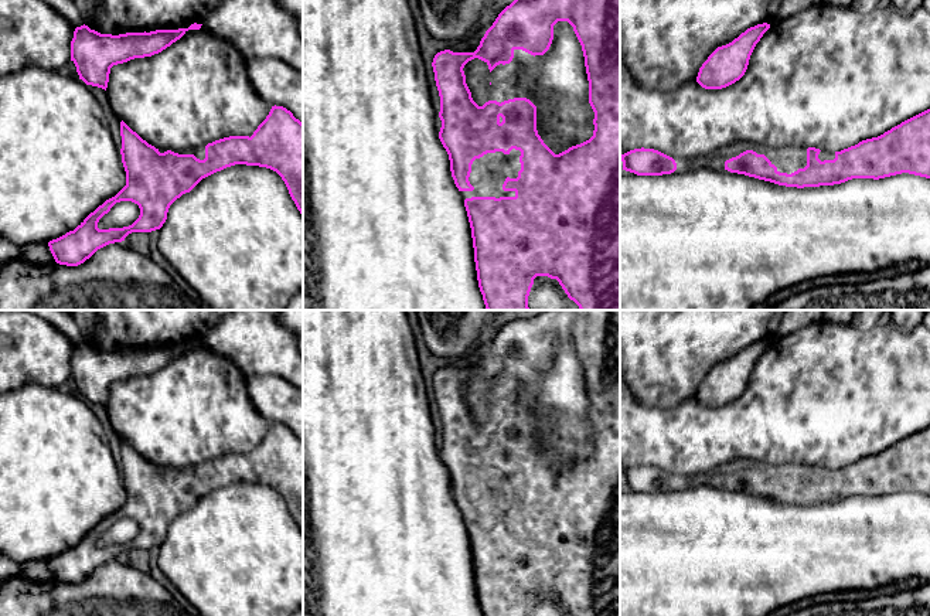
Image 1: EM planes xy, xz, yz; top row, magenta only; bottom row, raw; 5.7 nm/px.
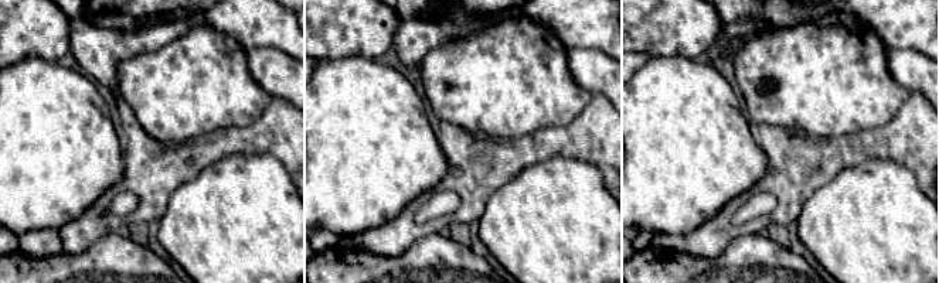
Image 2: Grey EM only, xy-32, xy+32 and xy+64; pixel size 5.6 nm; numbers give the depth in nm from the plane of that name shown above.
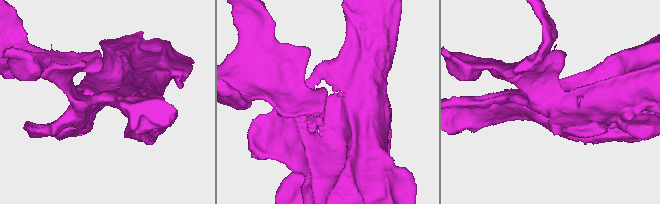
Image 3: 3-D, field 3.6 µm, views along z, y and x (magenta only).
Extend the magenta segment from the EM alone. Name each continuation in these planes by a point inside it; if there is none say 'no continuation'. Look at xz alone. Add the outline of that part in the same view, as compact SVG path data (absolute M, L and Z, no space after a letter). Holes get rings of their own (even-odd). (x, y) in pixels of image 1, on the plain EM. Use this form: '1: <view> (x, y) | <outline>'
1: xz (489, 490) | M512 466L508 472L503 469L487 470L476 476L469 494L473 508L460 508L463 518L471 514L515 514L515 508L504 508L507 494L517 496L521 487L521 469Z

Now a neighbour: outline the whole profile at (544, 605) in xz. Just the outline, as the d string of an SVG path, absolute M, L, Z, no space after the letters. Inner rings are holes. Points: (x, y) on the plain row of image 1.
M536 593L528 616L569 616L556 596Z

